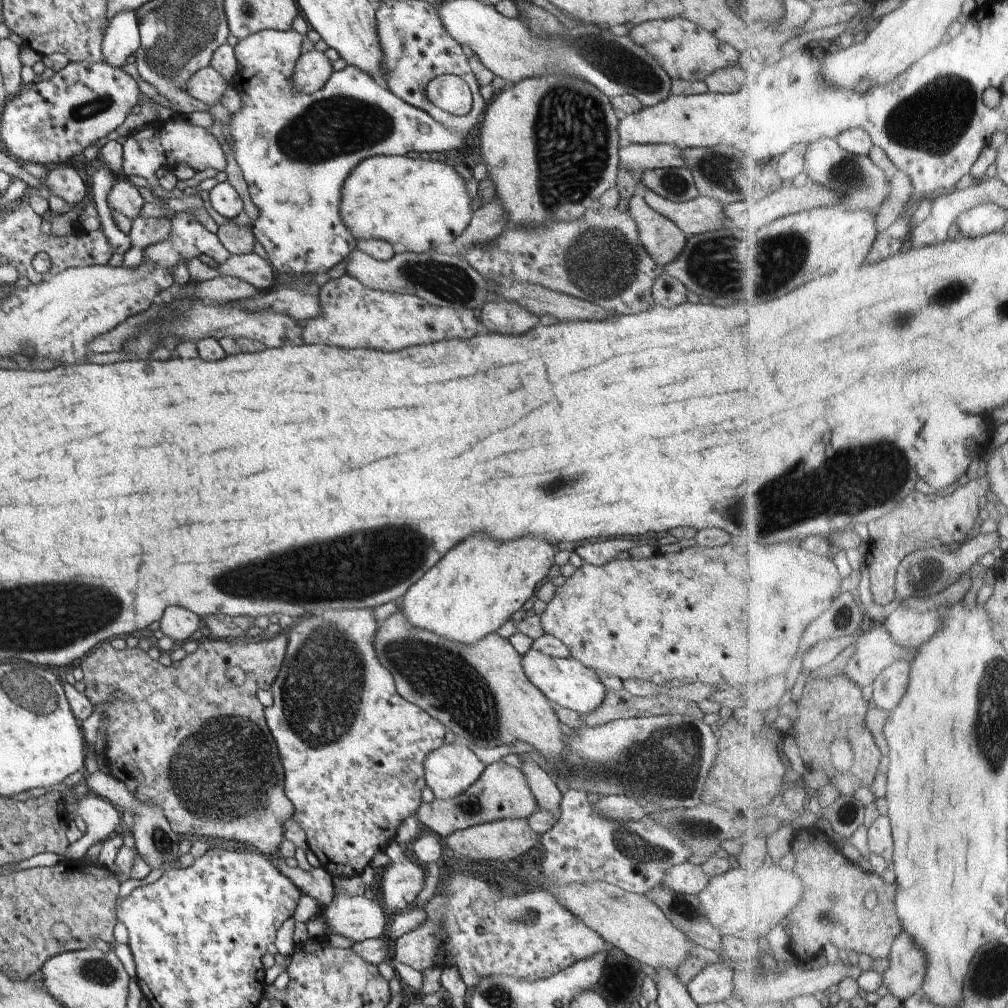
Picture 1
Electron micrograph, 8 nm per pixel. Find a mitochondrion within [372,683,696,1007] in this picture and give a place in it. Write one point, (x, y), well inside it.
(637, 847)

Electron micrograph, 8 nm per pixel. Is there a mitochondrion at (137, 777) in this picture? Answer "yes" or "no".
no

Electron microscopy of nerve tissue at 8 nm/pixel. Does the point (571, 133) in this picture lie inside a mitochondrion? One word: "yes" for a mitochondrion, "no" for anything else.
yes

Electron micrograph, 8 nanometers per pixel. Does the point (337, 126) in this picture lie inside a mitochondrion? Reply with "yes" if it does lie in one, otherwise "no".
yes

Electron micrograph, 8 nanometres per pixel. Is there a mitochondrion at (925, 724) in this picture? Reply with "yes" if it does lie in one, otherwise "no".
no

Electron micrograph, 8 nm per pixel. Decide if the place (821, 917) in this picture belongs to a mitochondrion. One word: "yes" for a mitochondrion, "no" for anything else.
yes

